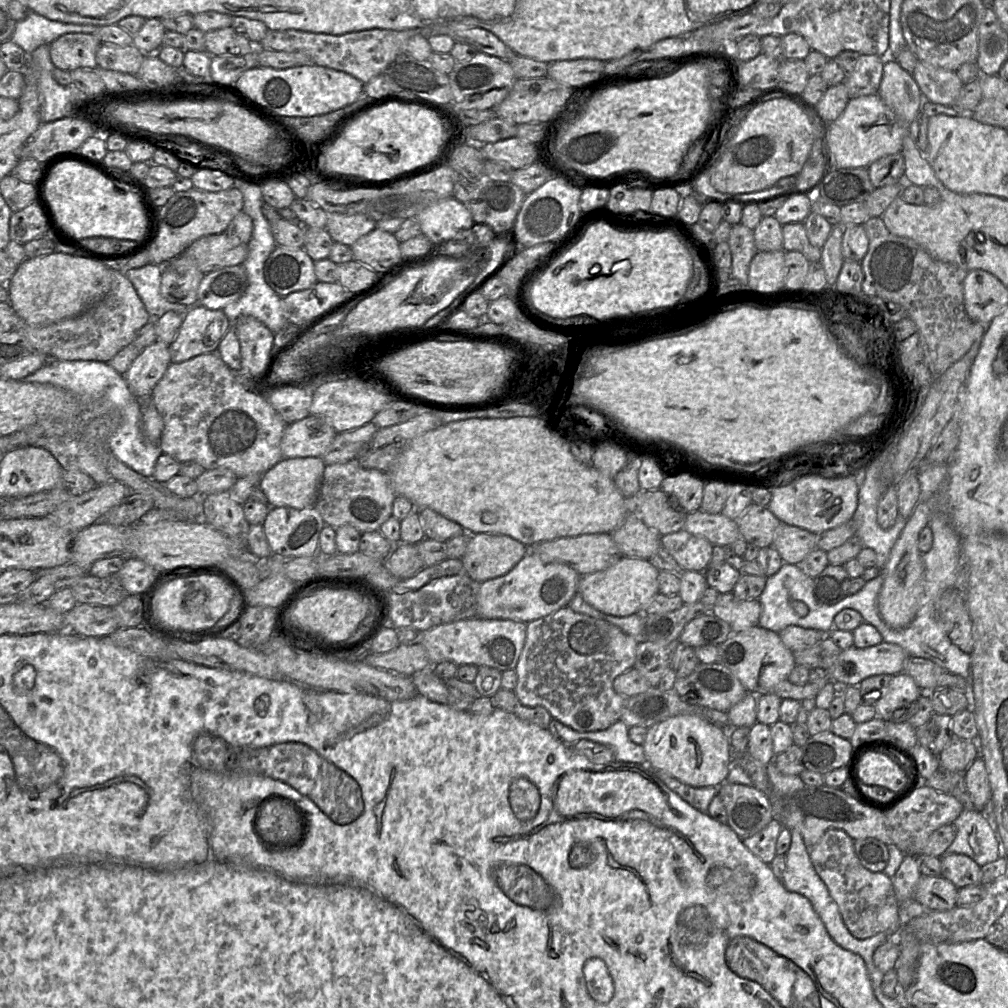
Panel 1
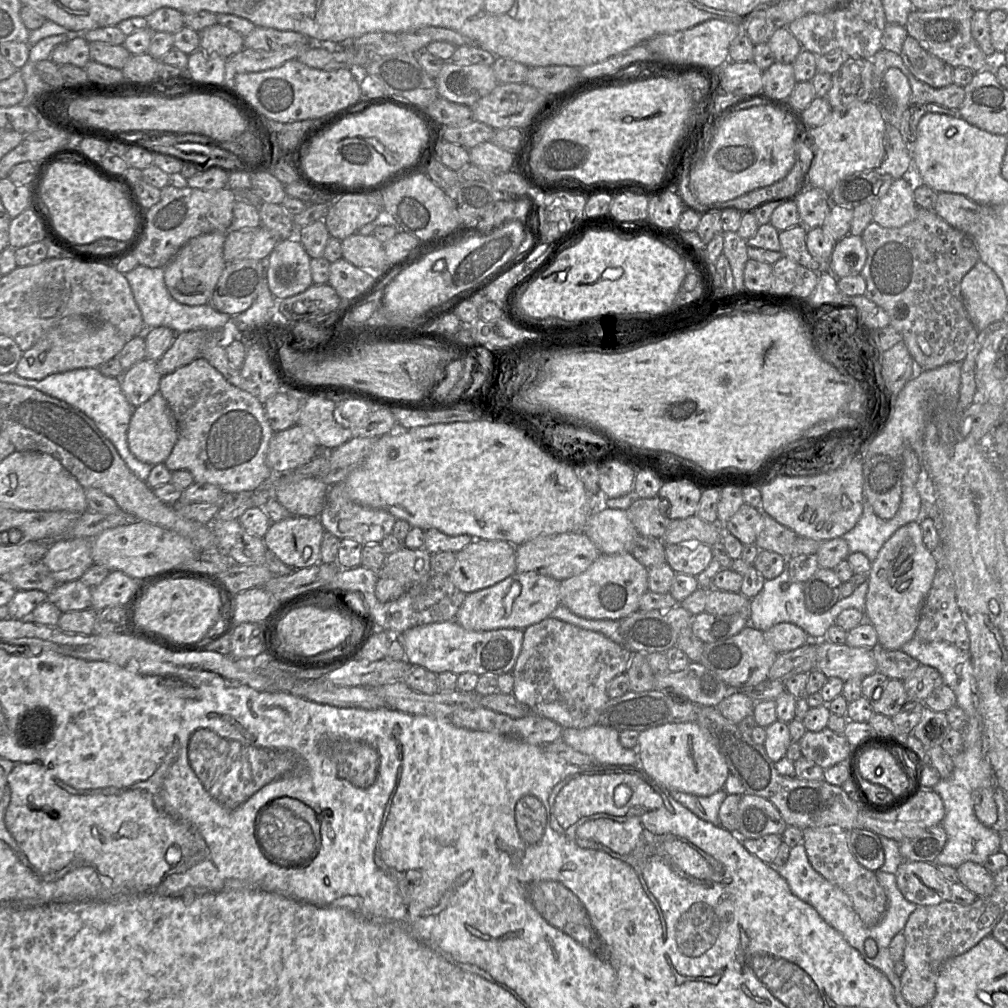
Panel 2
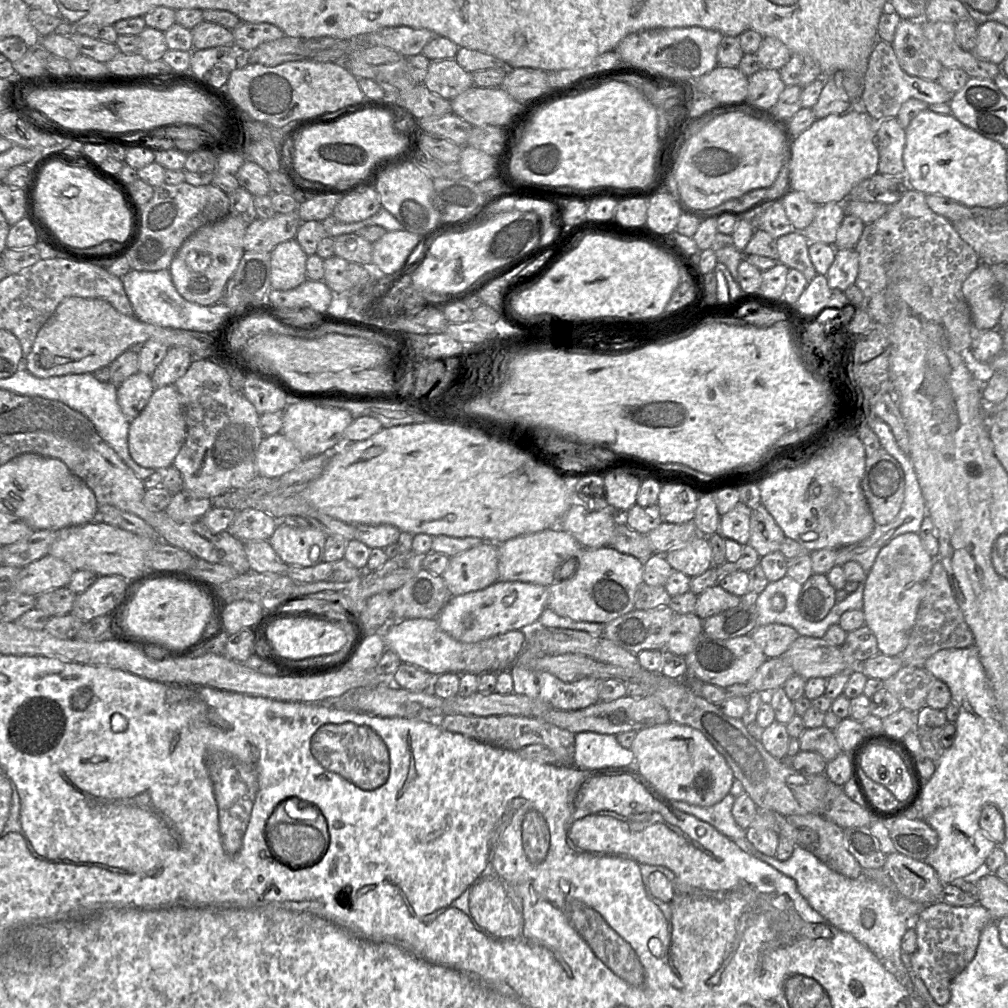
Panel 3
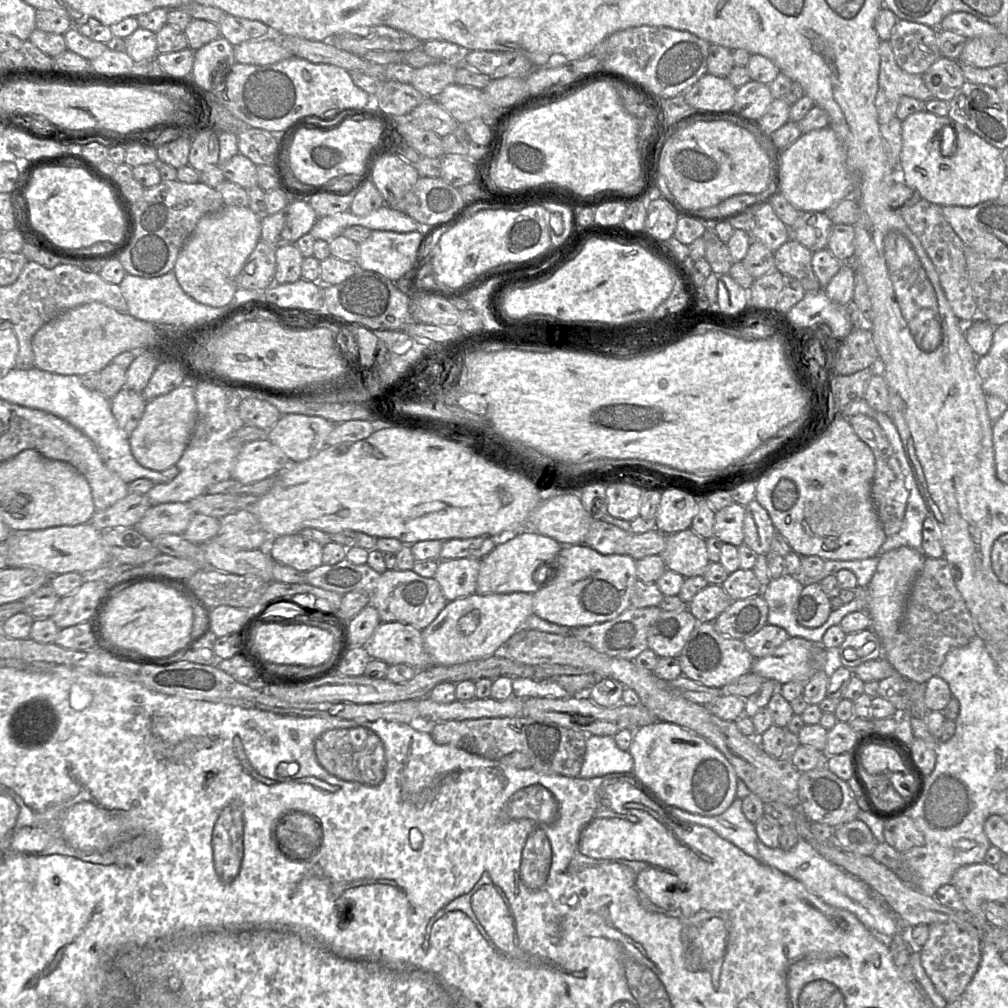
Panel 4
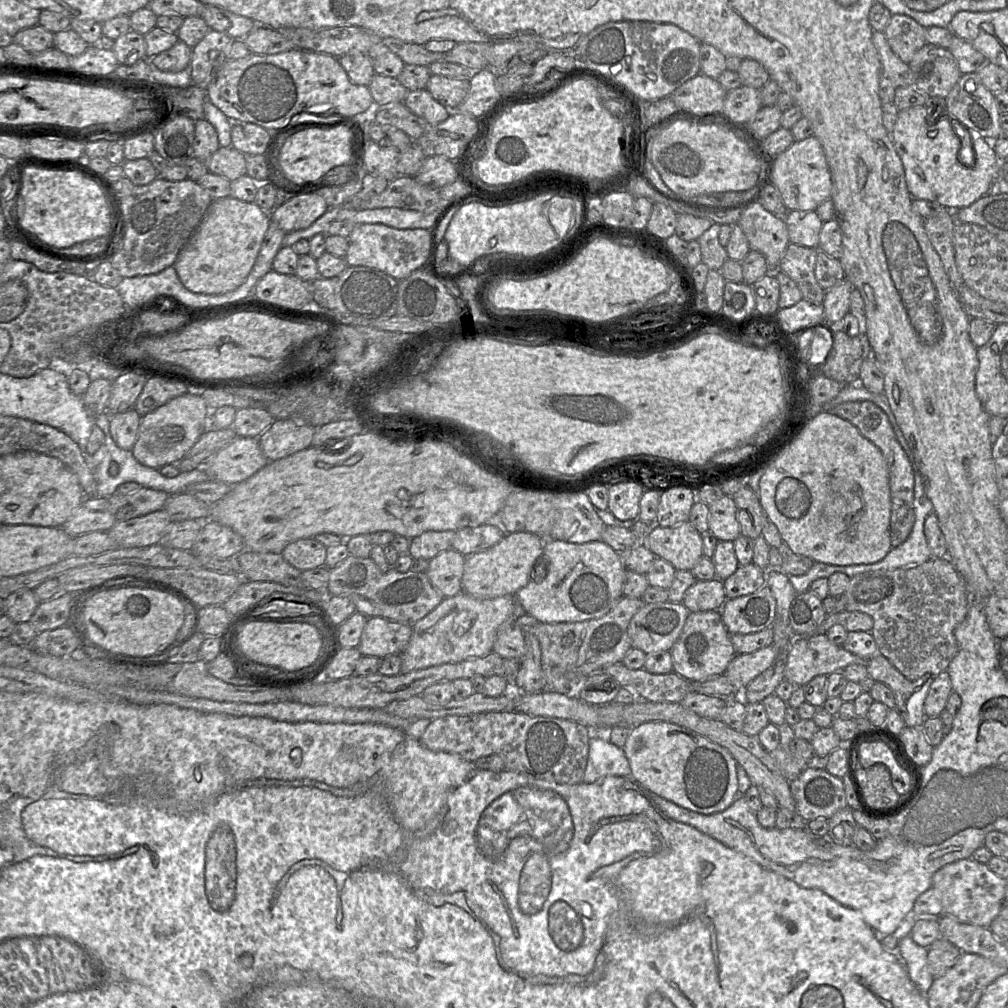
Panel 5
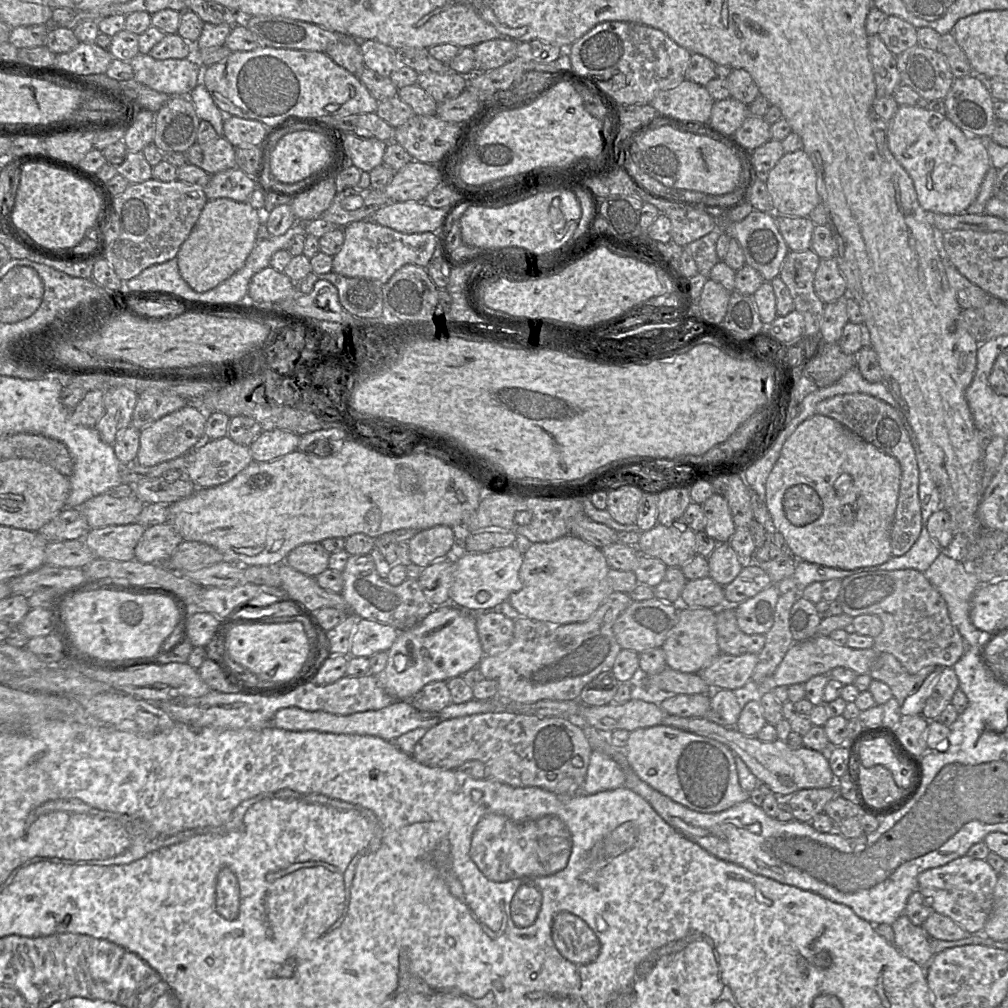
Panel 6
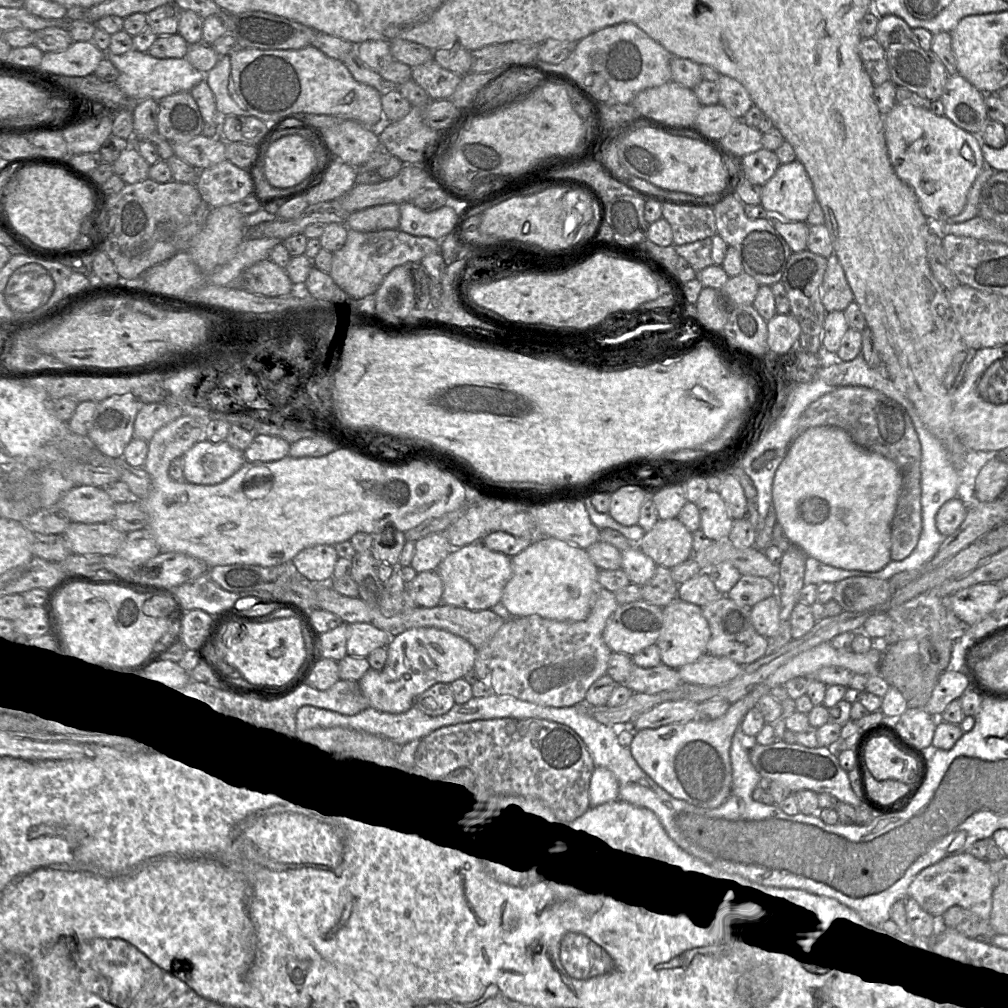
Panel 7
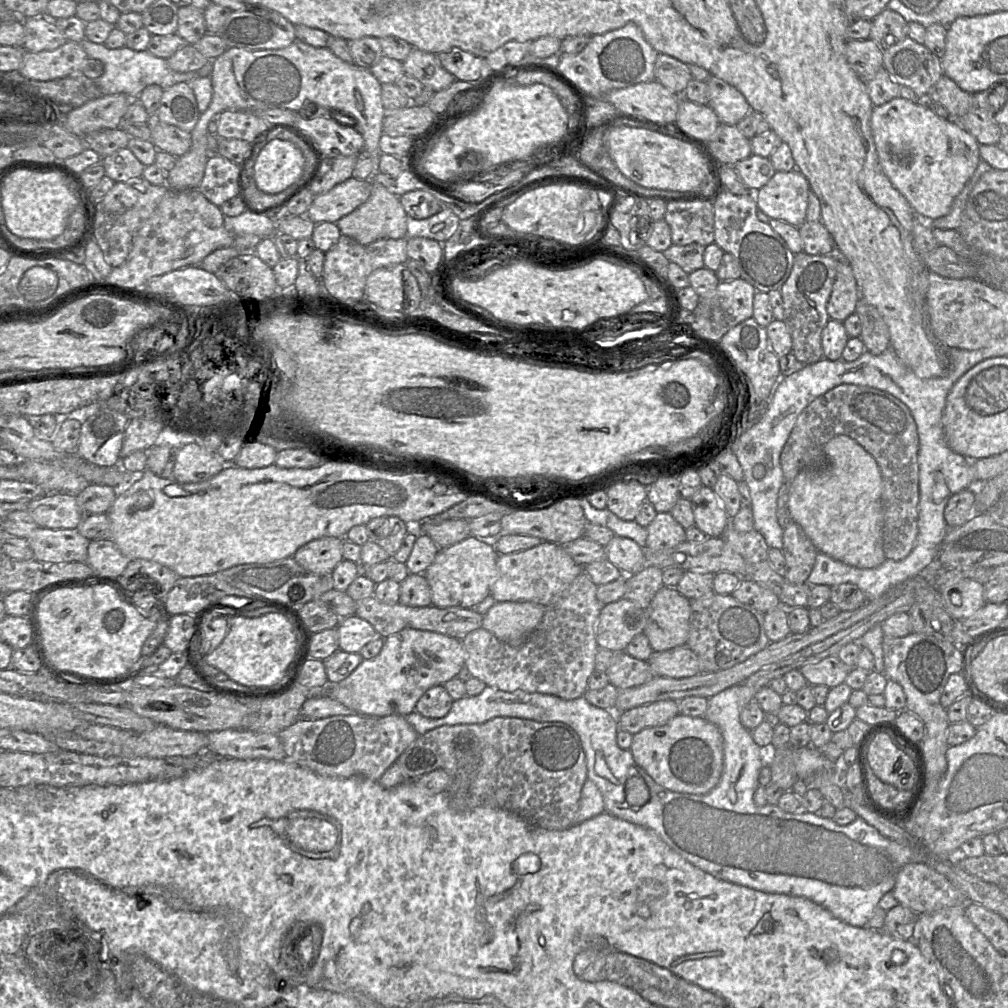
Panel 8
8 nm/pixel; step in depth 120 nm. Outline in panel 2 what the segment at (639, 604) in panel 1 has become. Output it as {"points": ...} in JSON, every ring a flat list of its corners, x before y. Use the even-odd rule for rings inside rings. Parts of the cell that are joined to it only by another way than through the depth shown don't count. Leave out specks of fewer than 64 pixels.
{"points":[[631,553,600,556,581,574,564,579,560,584,560,604,573,614,586,619,620,620,639,610,640,600,648,591,648,569,637,561]]}

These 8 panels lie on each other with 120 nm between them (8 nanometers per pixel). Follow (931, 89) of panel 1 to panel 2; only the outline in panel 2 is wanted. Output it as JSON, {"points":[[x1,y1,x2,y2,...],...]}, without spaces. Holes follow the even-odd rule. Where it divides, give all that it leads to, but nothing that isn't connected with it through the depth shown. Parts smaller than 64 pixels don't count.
{"points":[[911,36,905,39,900,56,910,73,933,88,953,84,953,70,949,64,925,50]]}

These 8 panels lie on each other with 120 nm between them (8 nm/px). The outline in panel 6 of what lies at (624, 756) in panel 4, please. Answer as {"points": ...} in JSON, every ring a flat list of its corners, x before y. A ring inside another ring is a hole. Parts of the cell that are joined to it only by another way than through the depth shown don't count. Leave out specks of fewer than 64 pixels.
{"points":[[593,750,590,755,584,794,615,790,625,786,625,774,616,761,608,755]]}

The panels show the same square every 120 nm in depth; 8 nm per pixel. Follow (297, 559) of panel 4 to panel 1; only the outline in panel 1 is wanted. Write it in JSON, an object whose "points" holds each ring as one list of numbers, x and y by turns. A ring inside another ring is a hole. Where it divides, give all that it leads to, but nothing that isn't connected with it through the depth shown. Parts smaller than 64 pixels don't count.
{"points":[[315,506,304,509,271,507,263,528,273,554,284,557,307,557,315,556,318,553,319,536,325,525]]}

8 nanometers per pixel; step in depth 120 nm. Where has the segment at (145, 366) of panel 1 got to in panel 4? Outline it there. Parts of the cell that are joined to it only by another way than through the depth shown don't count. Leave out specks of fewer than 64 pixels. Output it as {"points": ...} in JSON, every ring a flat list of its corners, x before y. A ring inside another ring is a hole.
{"points":[[123,387,112,399,111,410,119,425,127,435,137,427,142,418,147,401,141,392]]}

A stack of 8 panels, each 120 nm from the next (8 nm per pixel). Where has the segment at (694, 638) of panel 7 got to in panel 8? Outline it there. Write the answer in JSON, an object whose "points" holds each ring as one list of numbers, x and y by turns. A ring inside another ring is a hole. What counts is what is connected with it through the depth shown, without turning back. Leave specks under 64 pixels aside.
{"points":[[663,586,652,598,643,633,654,652,686,645,689,636,691,603,674,587]]}

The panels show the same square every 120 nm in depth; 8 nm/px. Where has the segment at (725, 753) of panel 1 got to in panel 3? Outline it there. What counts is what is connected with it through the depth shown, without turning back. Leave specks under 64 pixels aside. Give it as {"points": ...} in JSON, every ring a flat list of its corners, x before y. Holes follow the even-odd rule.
{"points":[[669,721,639,730,630,749,635,755,635,770,644,781,664,797,698,806,712,806,730,793,734,775,725,758,695,728]]}

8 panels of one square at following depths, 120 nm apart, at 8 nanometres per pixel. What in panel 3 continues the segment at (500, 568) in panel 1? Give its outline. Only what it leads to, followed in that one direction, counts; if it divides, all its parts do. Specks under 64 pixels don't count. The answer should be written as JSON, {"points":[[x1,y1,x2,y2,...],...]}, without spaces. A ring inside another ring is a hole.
{"points":[[482,542,450,557,441,576,452,596,482,590,498,581,498,545]]}

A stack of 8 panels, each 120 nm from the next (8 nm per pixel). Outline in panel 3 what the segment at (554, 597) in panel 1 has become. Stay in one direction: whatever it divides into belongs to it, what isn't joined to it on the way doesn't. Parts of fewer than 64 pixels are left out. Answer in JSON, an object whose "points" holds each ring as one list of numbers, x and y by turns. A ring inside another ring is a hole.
{"points":[[496,581,492,585,459,596,452,596,444,605,437,621,452,638,476,643,509,631,529,631,547,607,547,587,520,581]]}

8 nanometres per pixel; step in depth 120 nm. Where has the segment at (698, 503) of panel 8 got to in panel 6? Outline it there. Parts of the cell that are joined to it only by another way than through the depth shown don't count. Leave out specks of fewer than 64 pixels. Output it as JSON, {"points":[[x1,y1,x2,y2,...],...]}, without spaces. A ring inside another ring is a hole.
{"points":[[714,493,702,504,702,508,706,517,704,531,718,544,729,543,737,527,726,498]]}

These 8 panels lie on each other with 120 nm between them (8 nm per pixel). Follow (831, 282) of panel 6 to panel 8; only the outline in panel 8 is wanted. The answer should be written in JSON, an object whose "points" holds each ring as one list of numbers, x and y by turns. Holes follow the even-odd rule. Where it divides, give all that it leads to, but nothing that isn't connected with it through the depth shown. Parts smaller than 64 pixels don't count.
{"points":[[842,256,836,259,836,277,826,309,830,319,844,322,855,313,859,291,850,265]]}

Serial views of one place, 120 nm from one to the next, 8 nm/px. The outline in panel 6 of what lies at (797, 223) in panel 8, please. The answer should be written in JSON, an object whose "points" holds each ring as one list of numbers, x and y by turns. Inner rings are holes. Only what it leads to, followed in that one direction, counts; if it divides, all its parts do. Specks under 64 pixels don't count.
{"points":[[803,149,785,153,765,176,759,177,765,177,765,183,773,202,773,211,776,214,808,217,821,202,817,191,816,170]]}

